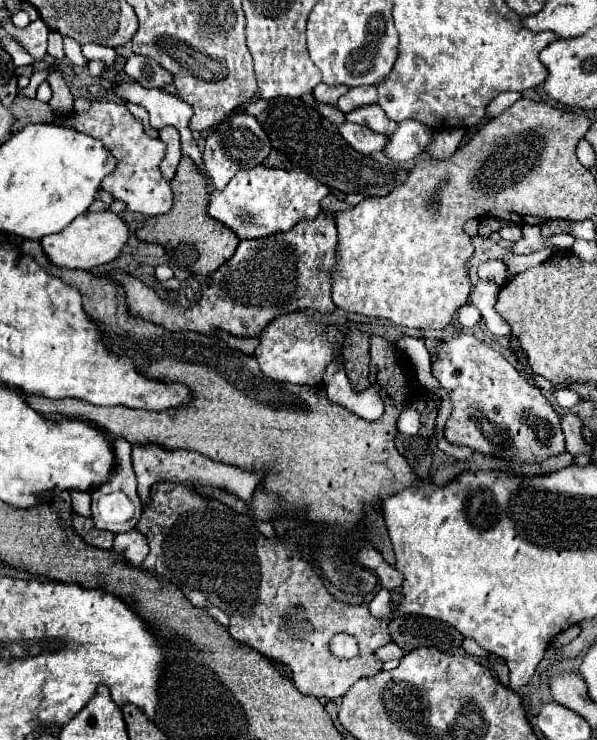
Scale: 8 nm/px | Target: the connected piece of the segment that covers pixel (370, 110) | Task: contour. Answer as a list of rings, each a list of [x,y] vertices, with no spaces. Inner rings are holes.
[[[367,105],[361,109],[355,109],[351,113],[347,113],[347,121],[351,123],[359,123],[363,127],[369,127],[375,133],[383,133],[383,135],[391,135],[397,129],[397,123],[391,121],[383,109],[379,105]]]

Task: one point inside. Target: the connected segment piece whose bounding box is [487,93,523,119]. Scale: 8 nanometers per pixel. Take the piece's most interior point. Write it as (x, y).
(505, 100)

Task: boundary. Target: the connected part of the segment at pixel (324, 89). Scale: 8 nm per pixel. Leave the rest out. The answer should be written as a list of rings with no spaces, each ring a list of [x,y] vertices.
[[[319,83],[319,85],[313,89],[313,97],[315,97],[317,103],[335,105],[337,99],[339,99],[343,93],[347,93],[347,91],[349,91],[349,87],[345,87],[345,85],[341,85],[341,87],[329,87],[329,85],[325,85],[325,83]]]

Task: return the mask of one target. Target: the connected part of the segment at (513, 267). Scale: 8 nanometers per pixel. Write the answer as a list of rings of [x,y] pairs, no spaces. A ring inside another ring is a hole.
[[[541,249],[533,255],[509,255],[507,257],[507,279],[515,277],[517,273],[523,273],[529,267],[535,267],[549,259],[549,249]]]

